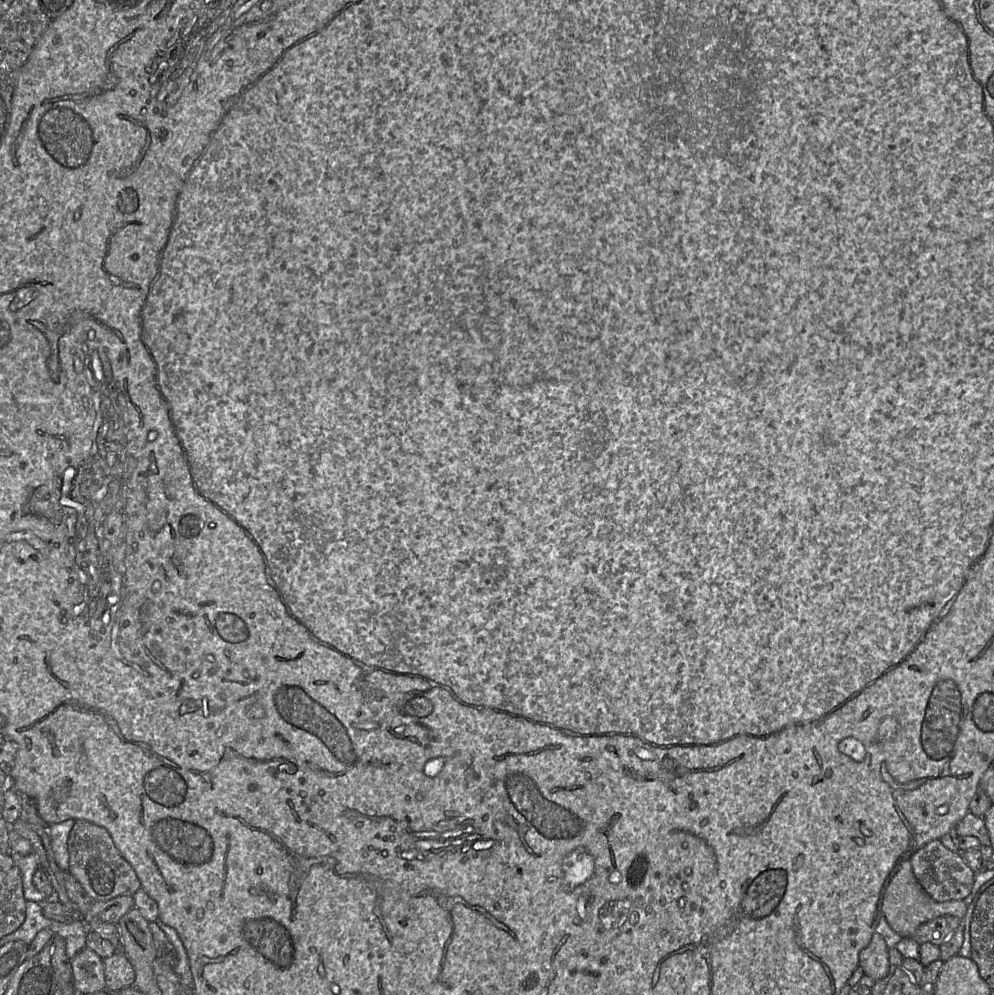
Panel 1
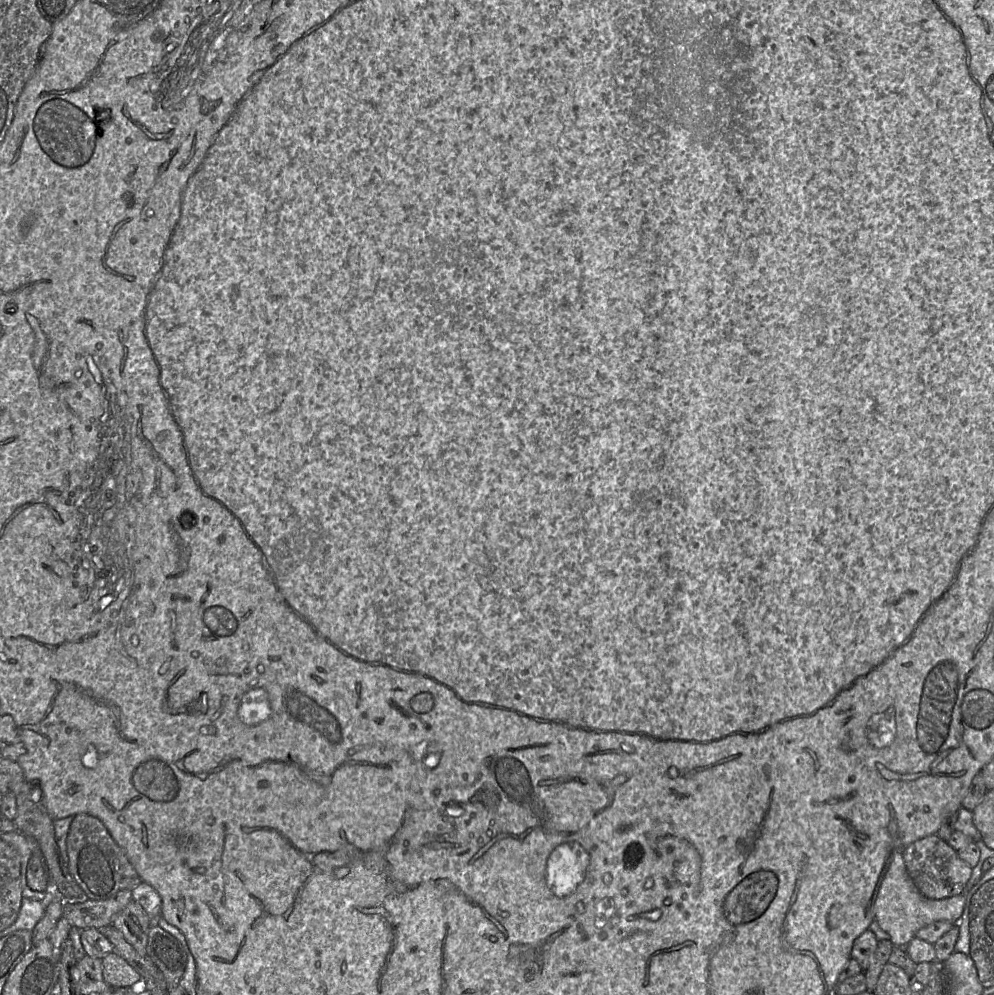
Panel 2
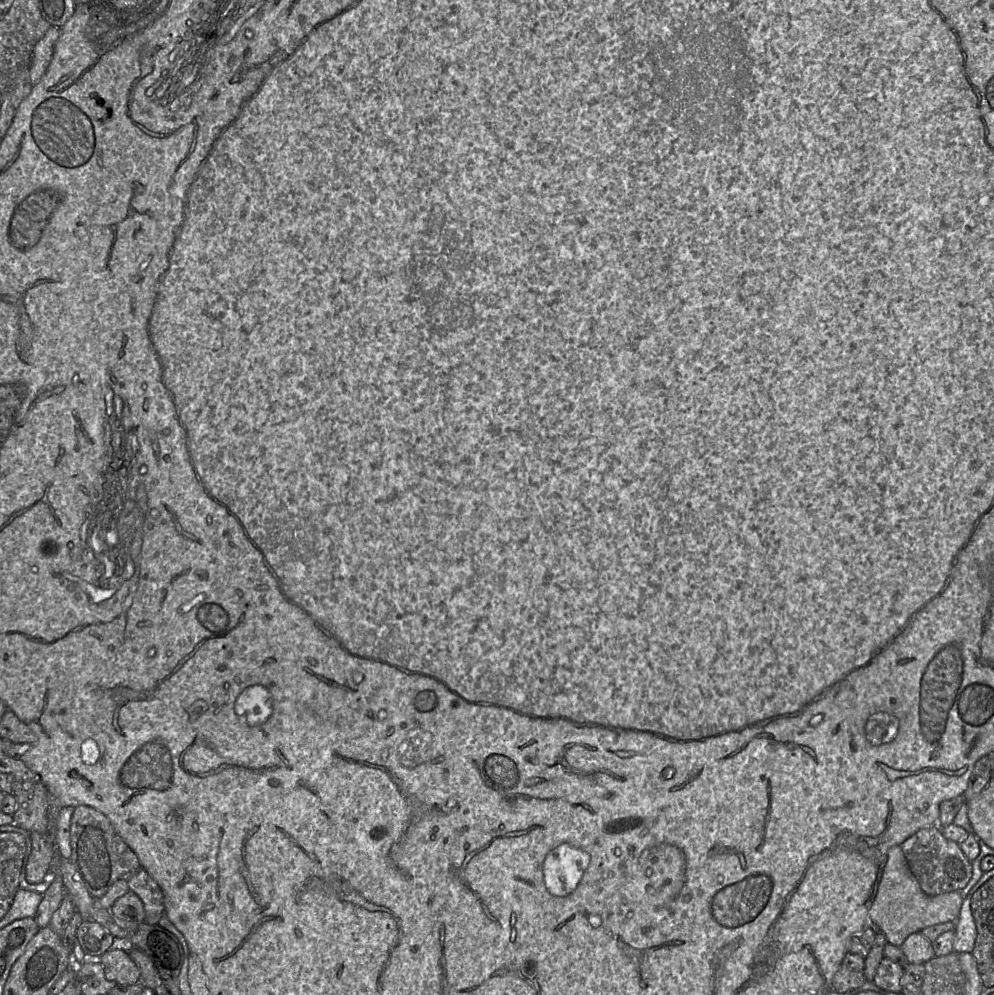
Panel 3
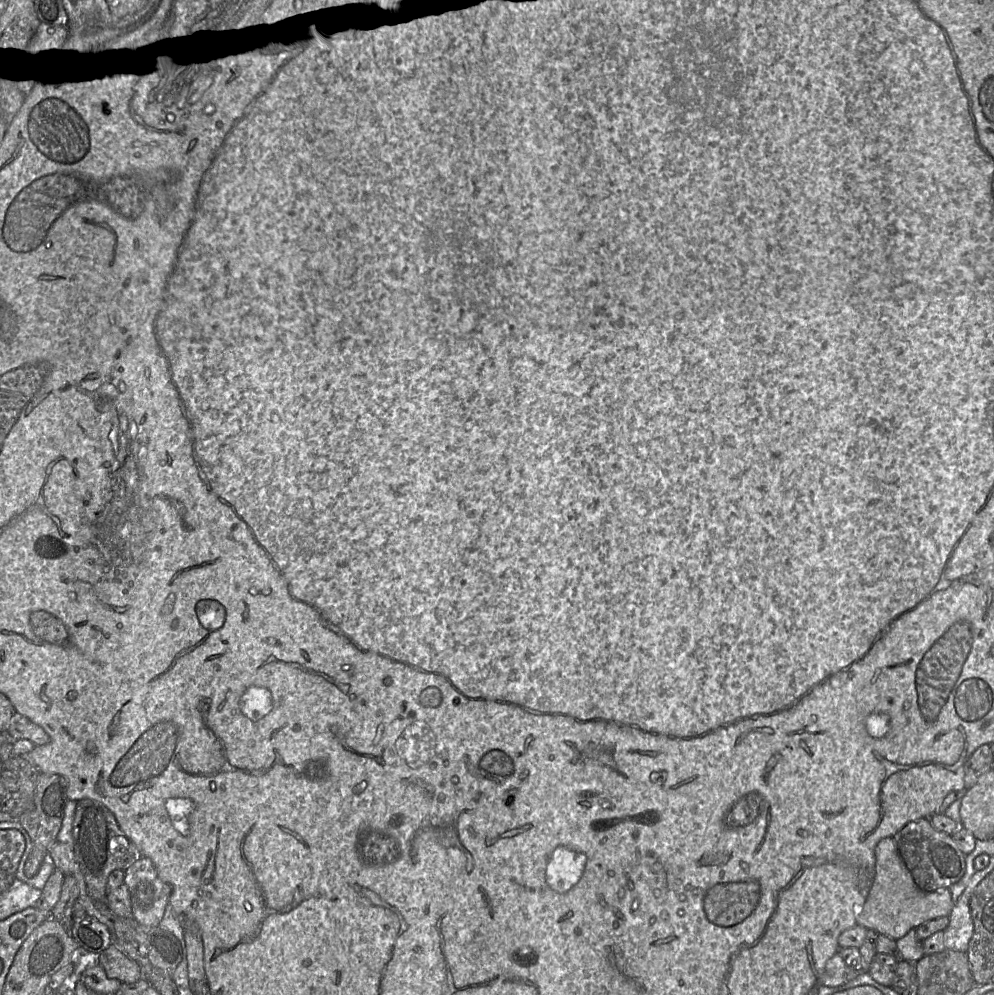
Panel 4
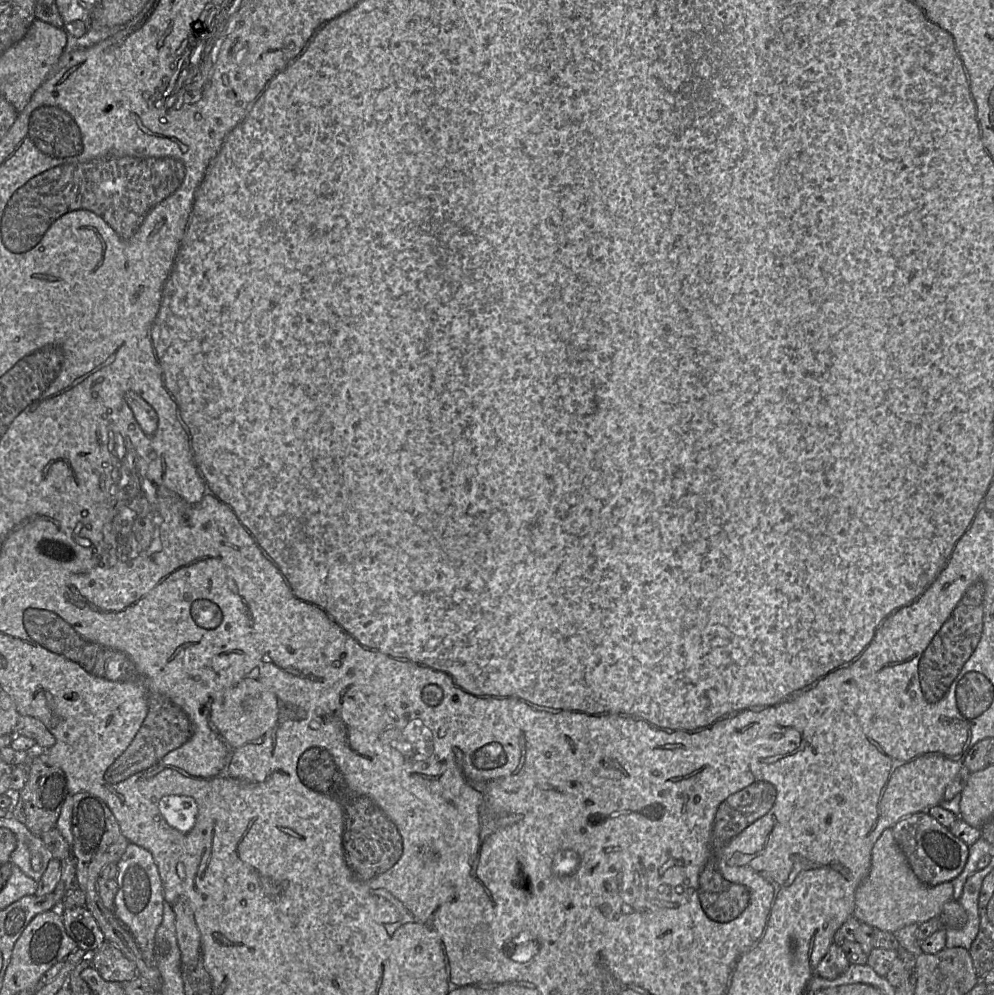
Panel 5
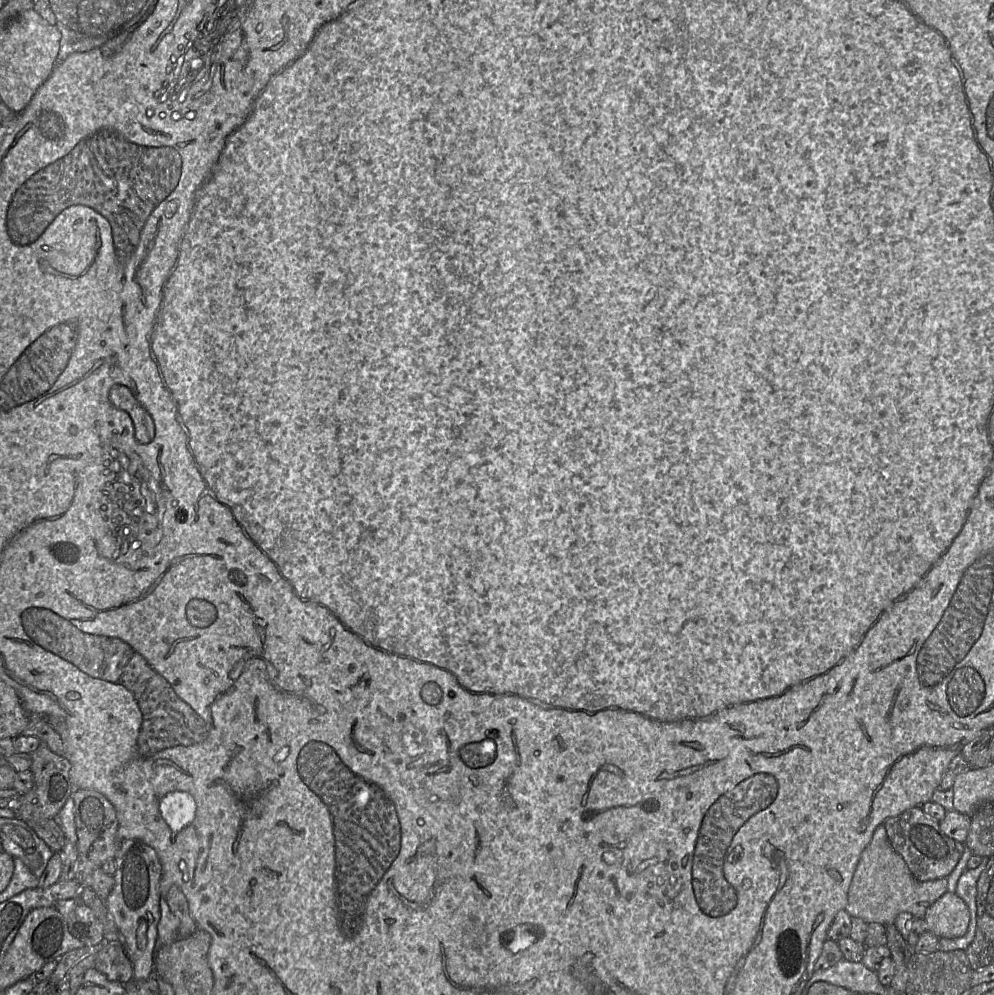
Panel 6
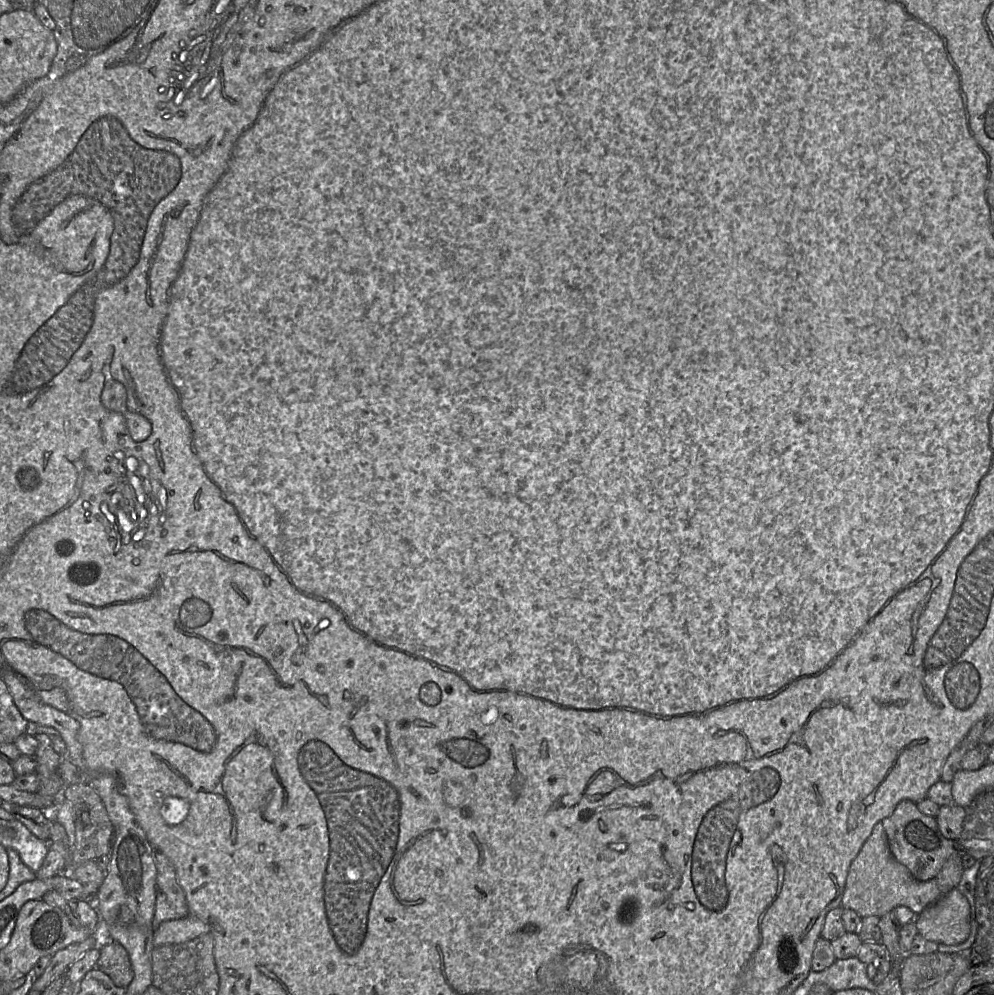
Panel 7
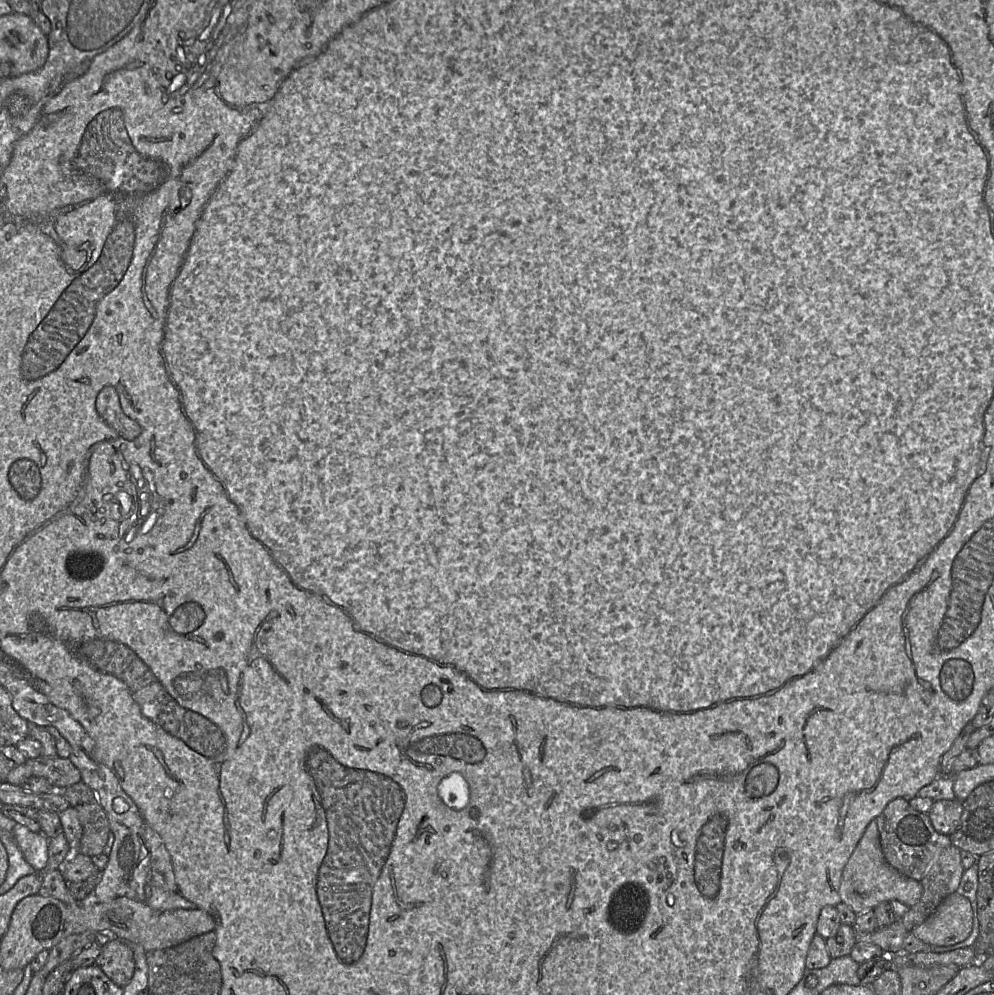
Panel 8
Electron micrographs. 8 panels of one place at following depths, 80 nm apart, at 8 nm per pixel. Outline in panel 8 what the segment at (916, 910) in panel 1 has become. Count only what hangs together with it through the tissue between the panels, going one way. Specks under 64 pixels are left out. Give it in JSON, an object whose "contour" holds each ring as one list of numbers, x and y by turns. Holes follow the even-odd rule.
{"contour":[[871,821,843,869,839,887,841,902,858,915,884,902,899,901,911,907,919,902,922,893,920,881,902,875,886,862,880,847,876,821]]}

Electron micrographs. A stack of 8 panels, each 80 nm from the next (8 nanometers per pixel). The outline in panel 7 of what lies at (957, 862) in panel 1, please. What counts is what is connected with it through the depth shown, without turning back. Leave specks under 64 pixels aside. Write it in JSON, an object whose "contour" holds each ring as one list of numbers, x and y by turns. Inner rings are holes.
{"contour":[[910,800,899,802,893,813,881,823,891,854,919,881,935,878,946,860,958,850,956,841,945,838,937,826,935,817,920,812,916,802]]}

